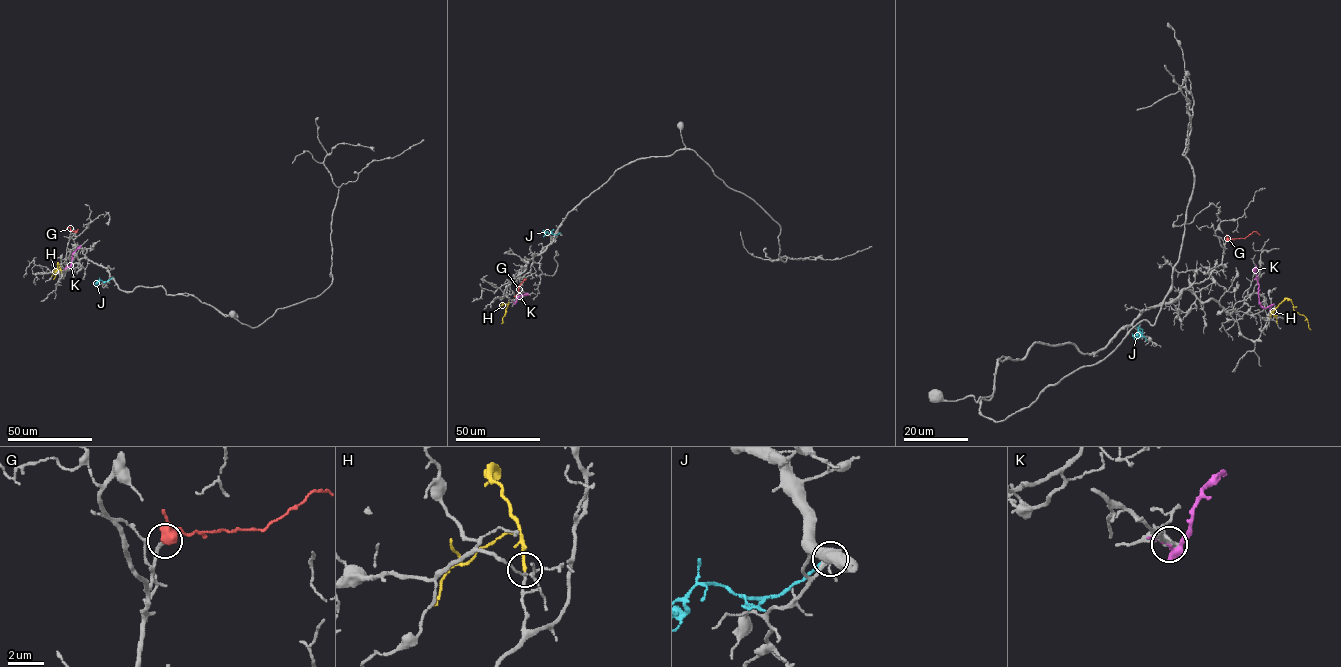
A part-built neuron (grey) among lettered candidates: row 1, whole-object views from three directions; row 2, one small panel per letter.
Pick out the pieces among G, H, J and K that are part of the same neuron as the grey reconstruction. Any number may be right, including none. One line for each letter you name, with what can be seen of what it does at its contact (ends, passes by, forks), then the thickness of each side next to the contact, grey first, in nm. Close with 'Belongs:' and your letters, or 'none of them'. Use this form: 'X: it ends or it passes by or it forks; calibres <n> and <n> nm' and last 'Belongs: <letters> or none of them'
G: it passes by; calibres 200 and 550 nm
H: it ends; calibres 140 and 160 nm
Belongs: G, H

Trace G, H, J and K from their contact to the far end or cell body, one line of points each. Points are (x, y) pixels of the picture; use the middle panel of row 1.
G: (524, 279), (514, 296)
H: (509, 302), (501, 323)
J: (559, 233), (547, 232), (543, 237)
K: (514, 302), (519, 295), (528, 295)

